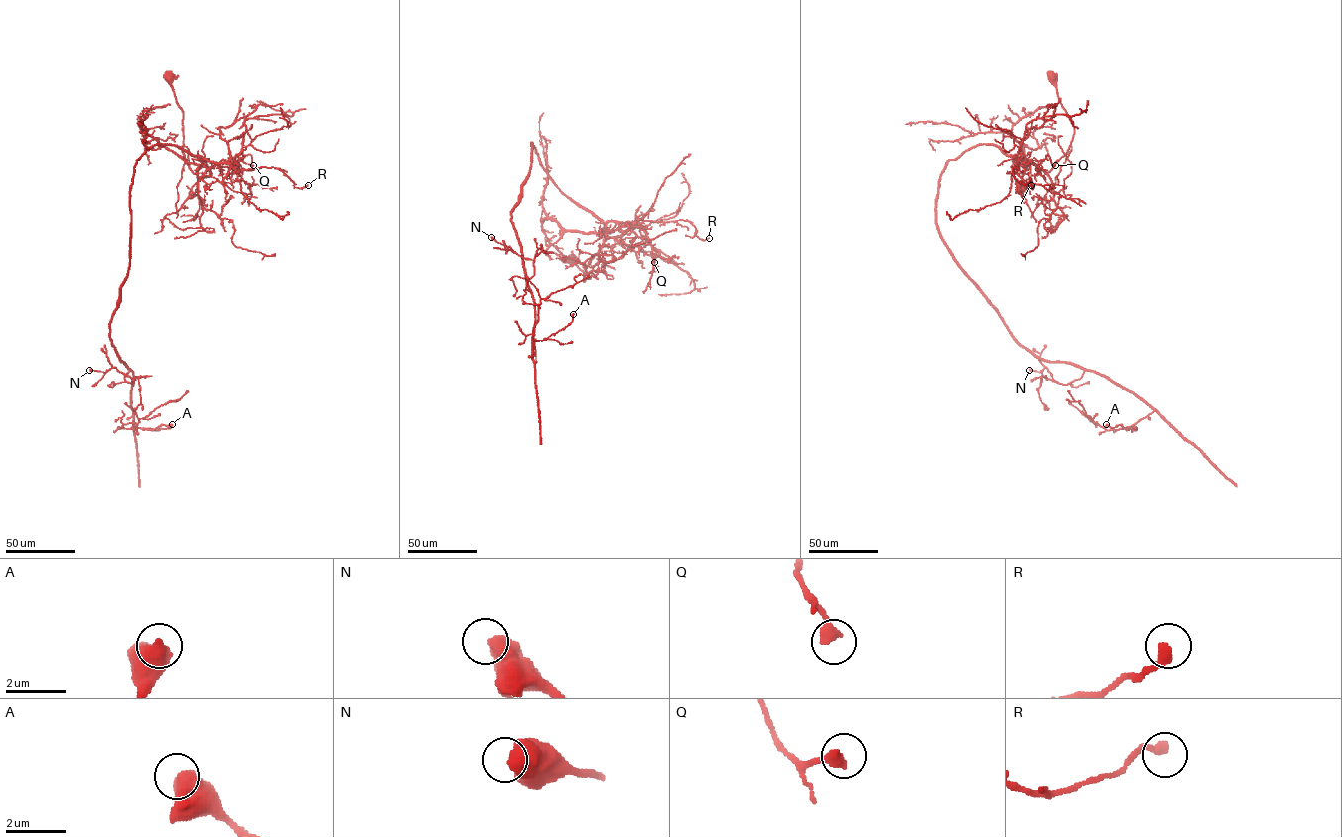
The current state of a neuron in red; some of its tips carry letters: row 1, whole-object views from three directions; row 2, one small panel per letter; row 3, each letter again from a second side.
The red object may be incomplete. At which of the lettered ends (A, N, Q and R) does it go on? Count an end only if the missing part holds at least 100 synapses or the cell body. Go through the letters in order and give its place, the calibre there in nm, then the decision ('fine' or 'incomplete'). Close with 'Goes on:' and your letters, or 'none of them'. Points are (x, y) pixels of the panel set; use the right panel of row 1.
A: place (1106, 424); calibre 750 nm; fine
N: place (1029, 370); calibre 600 nm; fine
Q: place (1055, 165); calibre 360 nm; fine
R: place (1031, 185); calibre 360 nm; fine
Goes on: none of them

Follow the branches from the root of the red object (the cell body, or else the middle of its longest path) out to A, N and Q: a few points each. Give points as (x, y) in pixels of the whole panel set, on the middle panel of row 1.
A: (573, 258), (584, 282), (604, 224), (560, 190), (531, 143), (511, 222), (535, 362), (534, 341), (573, 314)
N: (573, 258), (584, 282), (604, 224), (560, 190), (532, 143), (511, 219), (531, 292), (534, 260), (491, 237)
Q: (573, 258), (584, 273), (584, 282), (587, 265), (610, 237), (637, 246), (652, 256), (654, 262)

